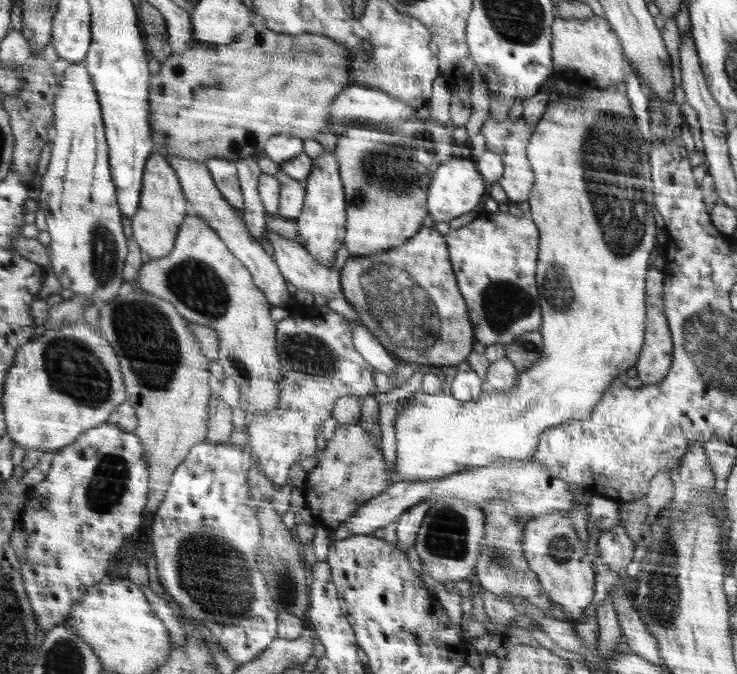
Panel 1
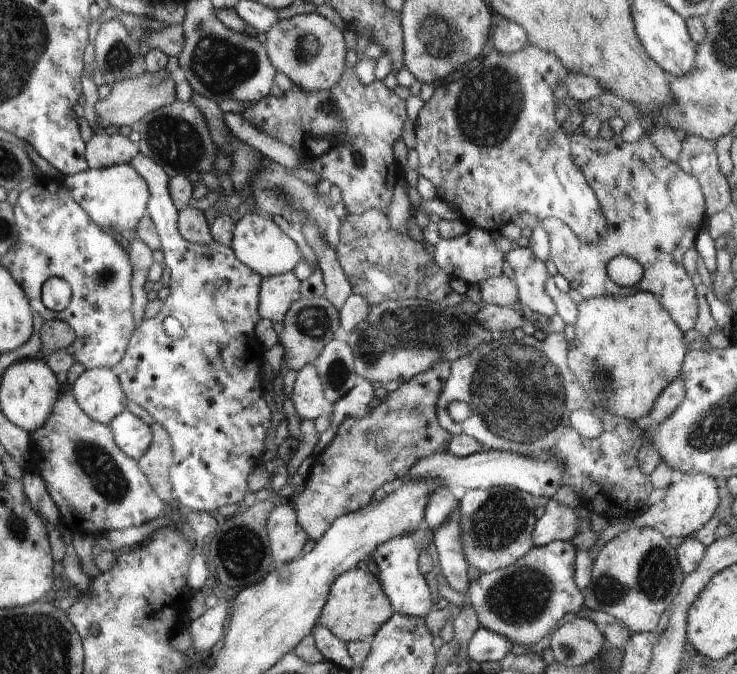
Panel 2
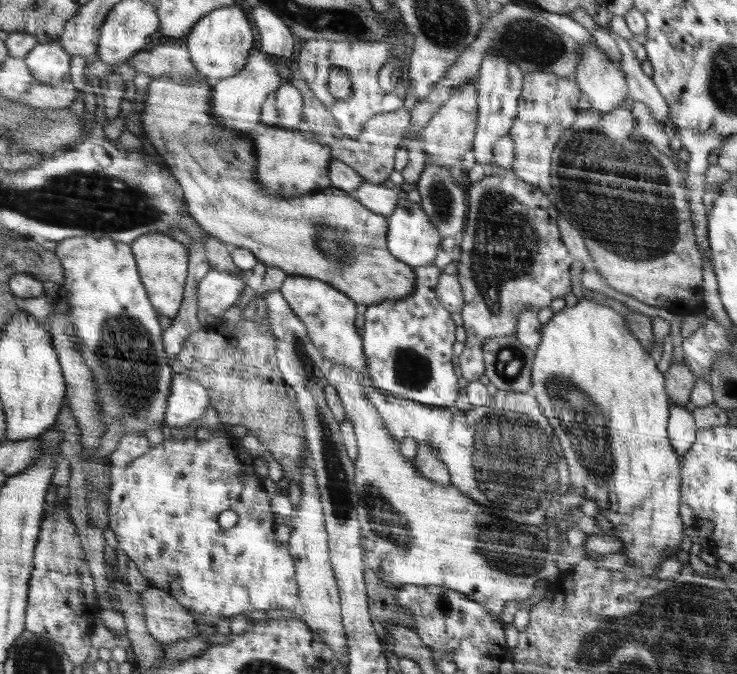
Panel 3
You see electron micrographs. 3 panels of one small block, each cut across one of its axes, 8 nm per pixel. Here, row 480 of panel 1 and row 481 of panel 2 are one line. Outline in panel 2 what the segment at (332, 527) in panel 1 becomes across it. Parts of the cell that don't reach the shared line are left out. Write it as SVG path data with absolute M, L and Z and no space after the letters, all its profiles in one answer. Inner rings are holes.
M443 360L430 371L416 375L394 391L390 391L371 415L355 419L344 419L338 426L335 437L319 456L307 464L300 480L304 490L297 494L296 512L299 524L303 525L308 536L316 542L323 538L332 520L342 514L359 511L372 502L372 494L386 482L400 480L407 475L412 466L420 459L437 452L446 452L452 434L439 424L438 402L444 382L451 376L451 364ZM380 418L398 418L400 434L396 438L386 438L390 424ZM384 432L384 434L382 434Z

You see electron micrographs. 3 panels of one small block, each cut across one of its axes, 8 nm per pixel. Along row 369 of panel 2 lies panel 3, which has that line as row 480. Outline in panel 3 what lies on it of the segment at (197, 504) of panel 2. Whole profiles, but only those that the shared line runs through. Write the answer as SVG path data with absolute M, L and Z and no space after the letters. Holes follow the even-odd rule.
M211 429L212 439L208 442L197 439L187 440L165 440L162 443L150 447L146 454L135 458L130 464L118 470L112 483L109 493L108 508L110 508L109 528L116 535L118 547L124 550L130 560L136 564L136 568L149 580L150 585L164 592L170 593L184 608L187 608L198 620L208 625L224 628L224 618L234 616L234 614L248 614L251 610L293 610L299 604L299 585L295 571L295 559L291 555L288 546L284 547L278 539L274 538L274 514L270 512L270 498L262 490L260 484L254 482L252 494L242 494L244 492L244 462L240 464L238 454L232 450L230 442L222 436L218 436L220 429ZM226 510L232 510L238 514L238 521L234 527L224 529L218 524L218 516Z

